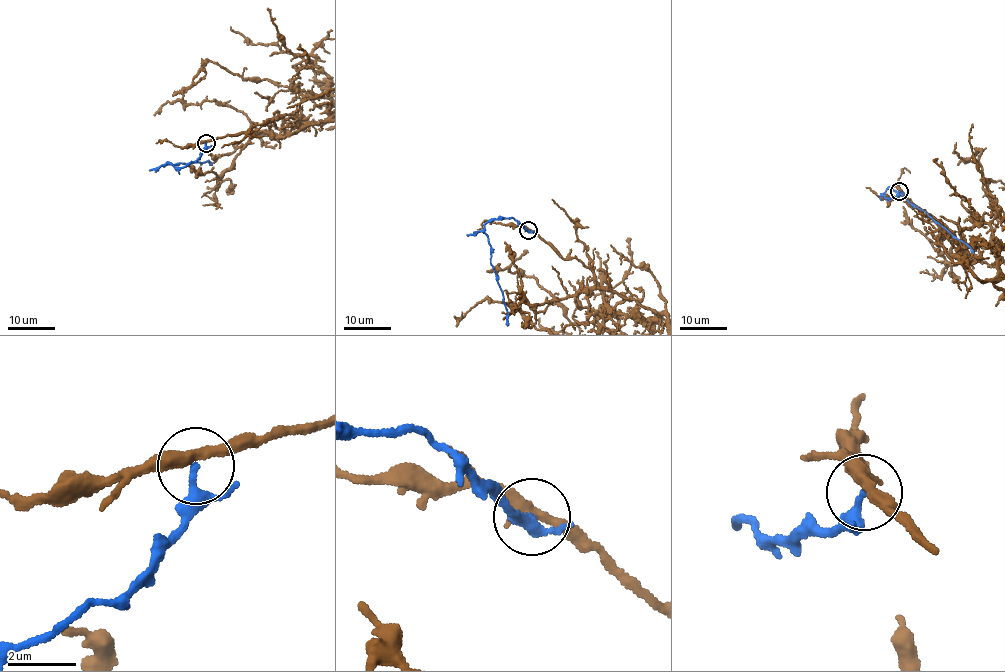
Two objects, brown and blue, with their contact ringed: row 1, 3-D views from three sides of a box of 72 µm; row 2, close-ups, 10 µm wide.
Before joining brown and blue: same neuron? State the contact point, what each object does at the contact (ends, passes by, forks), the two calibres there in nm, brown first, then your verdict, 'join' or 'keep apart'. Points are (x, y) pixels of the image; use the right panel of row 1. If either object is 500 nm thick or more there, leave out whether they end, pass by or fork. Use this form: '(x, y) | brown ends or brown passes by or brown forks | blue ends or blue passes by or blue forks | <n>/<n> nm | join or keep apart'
(899, 191) | brown passes by | blue passes by | 360/170 nm | keep apart

